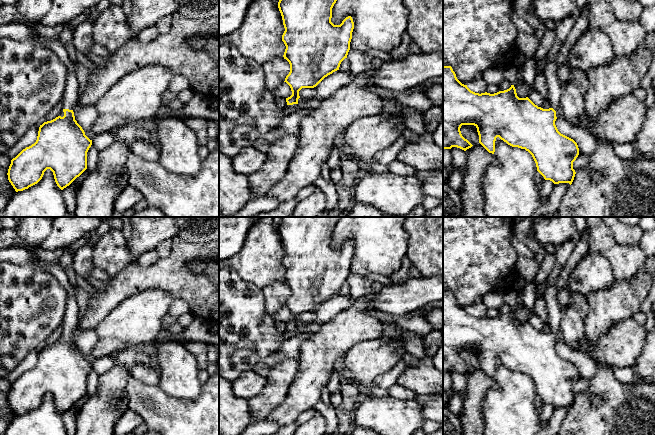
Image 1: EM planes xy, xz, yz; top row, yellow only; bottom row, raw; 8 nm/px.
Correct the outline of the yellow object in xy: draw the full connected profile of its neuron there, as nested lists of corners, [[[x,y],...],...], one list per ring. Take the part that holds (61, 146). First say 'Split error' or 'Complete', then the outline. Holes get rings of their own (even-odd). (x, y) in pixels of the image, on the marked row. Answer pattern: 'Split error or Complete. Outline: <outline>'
Split error. Outline: [[[12,21],[1,25],[0,37],[8,37],[16,41],[37,41],[51,49],[68,70],[67,83],[62,98],[64,116],[58,116],[40,125],[36,142],[23,149],[11,160],[7,173],[9,182],[18,192],[37,184],[42,179],[44,172],[50,169],[53,172],[57,186],[63,190],[87,169],[87,152],[92,145],[92,140],[85,135],[84,130],[75,120],[73,112],[78,102],[79,84],[72,61],[63,43],[59,40],[43,38],[21,22]]]

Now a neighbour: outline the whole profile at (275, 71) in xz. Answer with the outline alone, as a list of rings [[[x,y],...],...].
[[[274,58],[262,64],[264,72],[265,88],[268,91],[274,91],[282,83],[290,72],[290,64],[284,58]]]

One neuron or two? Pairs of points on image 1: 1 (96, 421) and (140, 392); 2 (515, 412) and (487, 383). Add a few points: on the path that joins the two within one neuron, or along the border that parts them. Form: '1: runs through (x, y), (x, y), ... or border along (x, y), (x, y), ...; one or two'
1: border along (123, 394), (128, 407); two
2: border along (494, 378), (496, 386), (486, 393), (481, 409); two

